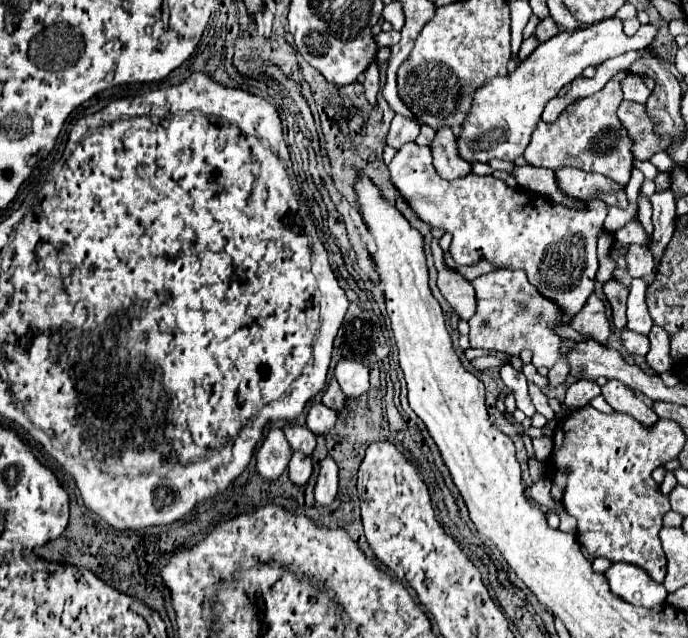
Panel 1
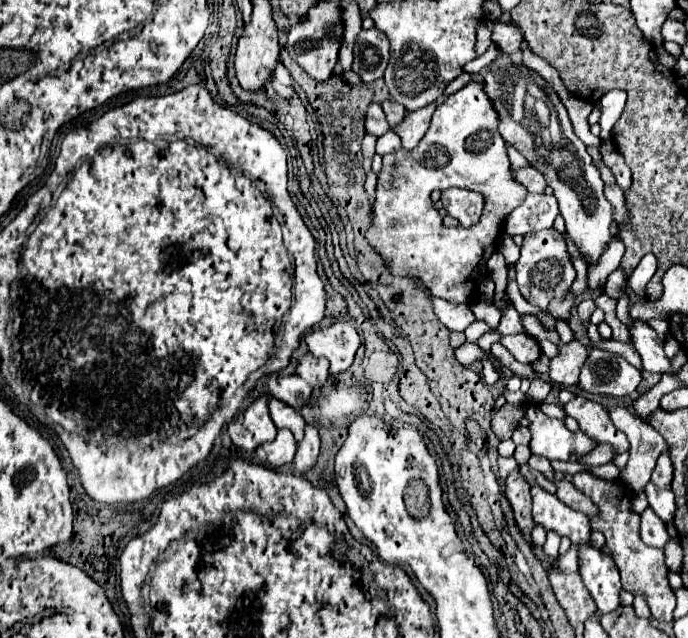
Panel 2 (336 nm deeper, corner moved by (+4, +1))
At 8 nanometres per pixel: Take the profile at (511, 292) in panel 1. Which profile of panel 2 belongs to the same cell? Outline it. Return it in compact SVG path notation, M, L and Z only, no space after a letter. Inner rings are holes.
M515 334L515 336L501 338L501 344L513 354L513 358L517 362L523 362L523 364L535 362L541 354L541 346L537 344L537 340L533 336L527 336L527 334ZM507 340L509 340L509 344L503 344Z

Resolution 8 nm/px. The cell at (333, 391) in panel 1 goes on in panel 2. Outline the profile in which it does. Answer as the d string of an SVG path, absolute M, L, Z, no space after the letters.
M305 354L297 360L297 370L301 378L305 378L311 386L321 388L327 382L329 376L329 362L325 358L315 358L311 354Z

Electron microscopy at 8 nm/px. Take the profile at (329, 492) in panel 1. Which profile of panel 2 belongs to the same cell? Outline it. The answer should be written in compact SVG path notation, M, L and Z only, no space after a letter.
M305 426L305 436L297 444L297 452L293 458L293 466L297 472L305 474L307 470L313 468L315 460L319 456L319 434L315 426Z

